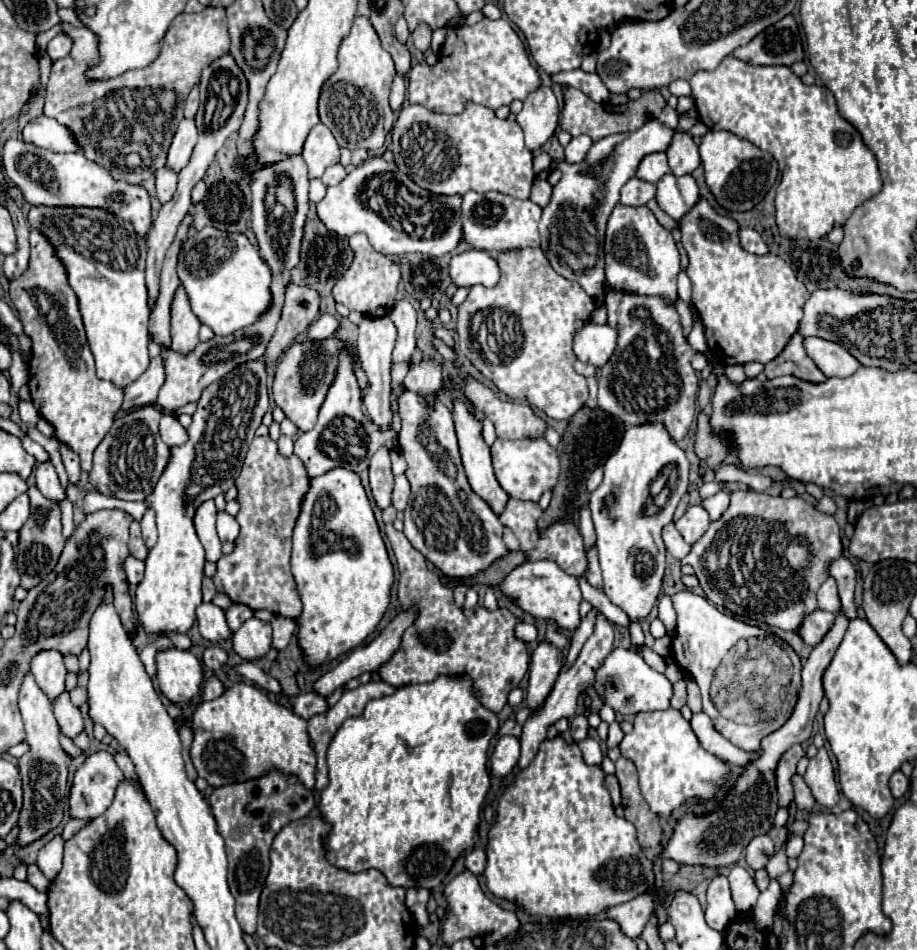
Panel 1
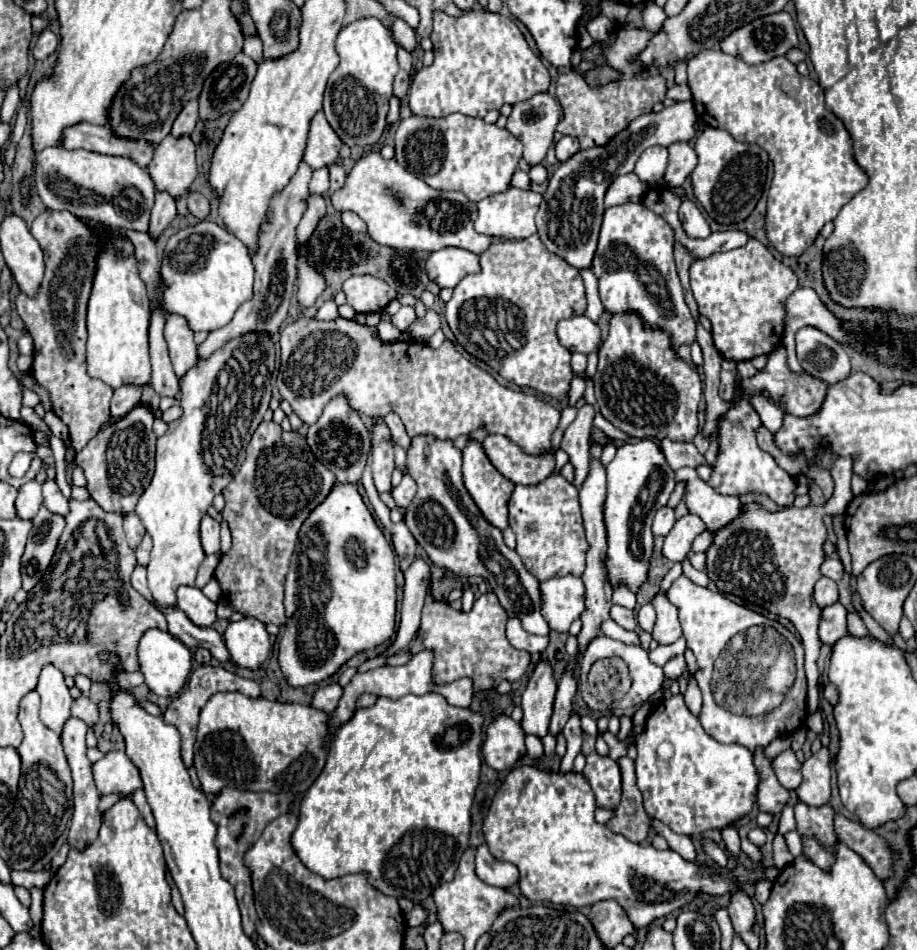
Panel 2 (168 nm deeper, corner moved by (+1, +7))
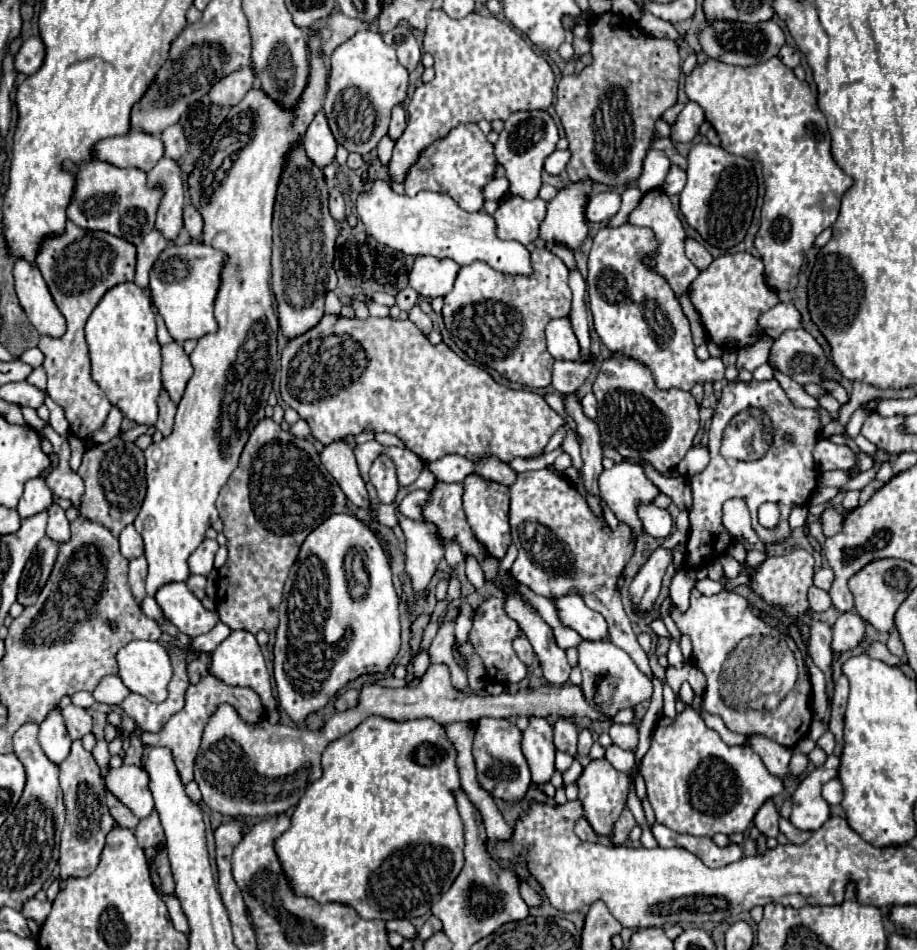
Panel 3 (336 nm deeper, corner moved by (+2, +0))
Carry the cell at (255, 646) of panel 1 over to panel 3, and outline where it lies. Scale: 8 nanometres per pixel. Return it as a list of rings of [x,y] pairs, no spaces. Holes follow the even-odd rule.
[[[232,631],[230,637],[226,637],[216,647],[216,651],[212,653],[210,669],[212,669],[214,677],[218,677],[220,681],[224,681],[228,685],[254,689],[260,695],[262,705],[266,707],[266,711],[276,709],[276,701],[274,701],[272,691],[270,691],[270,675],[268,675],[268,669],[266,669],[266,663],[264,663],[264,655],[260,651],[260,645],[258,645],[256,637],[250,631]]]

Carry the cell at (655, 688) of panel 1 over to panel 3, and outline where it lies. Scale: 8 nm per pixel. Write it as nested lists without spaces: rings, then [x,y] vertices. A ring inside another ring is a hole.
[[[604,639],[604,641],[582,641],[578,645],[578,665],[582,669],[582,691],[584,691],[584,697],[588,699],[588,703],[592,703],[592,693],[600,681],[600,677],[604,675],[612,675],[616,681],[618,681],[618,689],[616,689],[616,695],[614,695],[614,701],[610,703],[610,707],[606,707],[602,713],[612,717],[616,715],[616,711],[620,711],[620,707],[636,707],[638,703],[644,703],[652,697],[652,681],[648,675],[644,675],[636,663],[632,663],[632,657],[622,651],[620,647],[616,647],[612,641]]]

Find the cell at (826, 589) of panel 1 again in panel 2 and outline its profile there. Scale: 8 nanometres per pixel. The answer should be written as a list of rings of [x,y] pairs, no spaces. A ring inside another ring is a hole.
[[[819,578],[817,584],[815,584],[815,602],[825,608],[825,606],[831,606],[839,600],[839,594],[837,594],[837,584],[829,578]]]

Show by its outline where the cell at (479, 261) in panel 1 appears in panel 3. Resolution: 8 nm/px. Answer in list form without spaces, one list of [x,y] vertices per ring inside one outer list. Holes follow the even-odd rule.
[[[418,257],[410,269],[410,287],[426,299],[444,297],[452,291],[460,265],[454,259]]]

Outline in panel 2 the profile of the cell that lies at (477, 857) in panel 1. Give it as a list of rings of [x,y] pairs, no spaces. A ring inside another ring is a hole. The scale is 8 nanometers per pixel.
[[[481,844],[477,848],[475,864],[477,864],[477,876],[481,880],[485,880],[487,884],[493,884],[493,886],[499,886],[499,888],[511,888],[517,882],[517,878],[519,878],[517,866],[511,864],[511,862],[497,860],[489,852],[487,844]]]

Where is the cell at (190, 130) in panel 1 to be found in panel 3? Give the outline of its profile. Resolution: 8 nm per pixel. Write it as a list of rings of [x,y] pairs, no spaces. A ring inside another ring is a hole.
[[[162,157],[160,163],[152,171],[148,171],[148,181],[152,187],[160,183],[164,187],[164,195],[158,207],[158,219],[156,229],[162,231],[162,235],[168,241],[174,241],[178,237],[178,231],[182,229],[182,207],[184,207],[184,175],[178,161]]]

